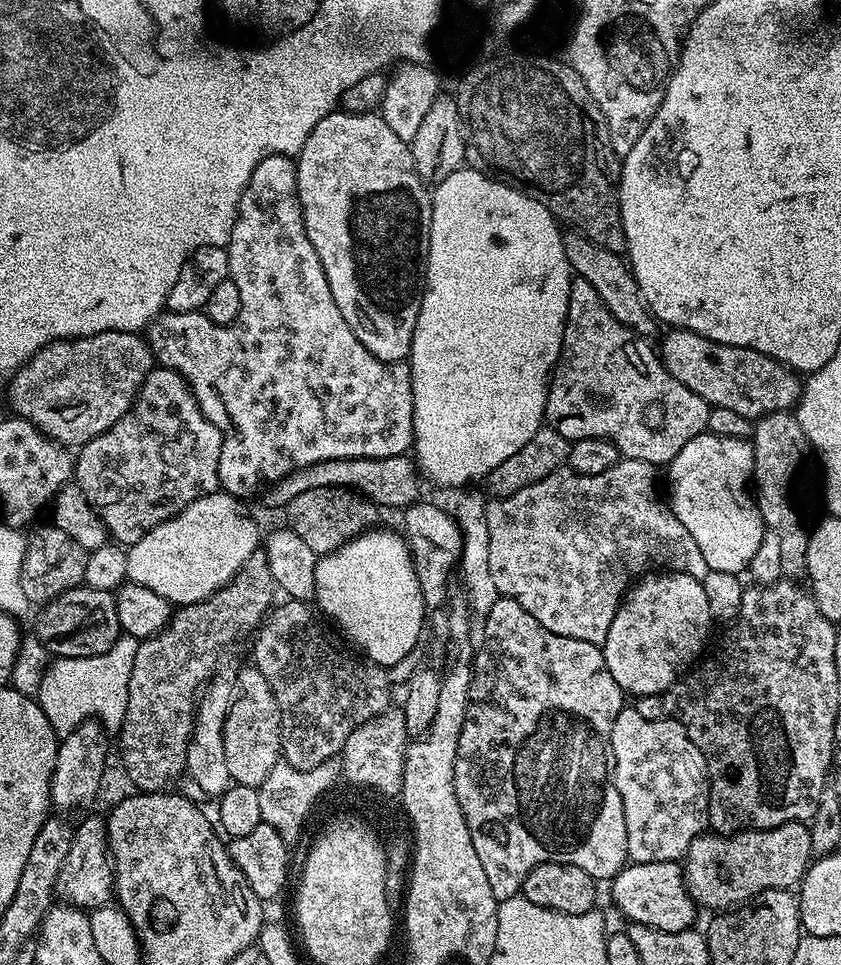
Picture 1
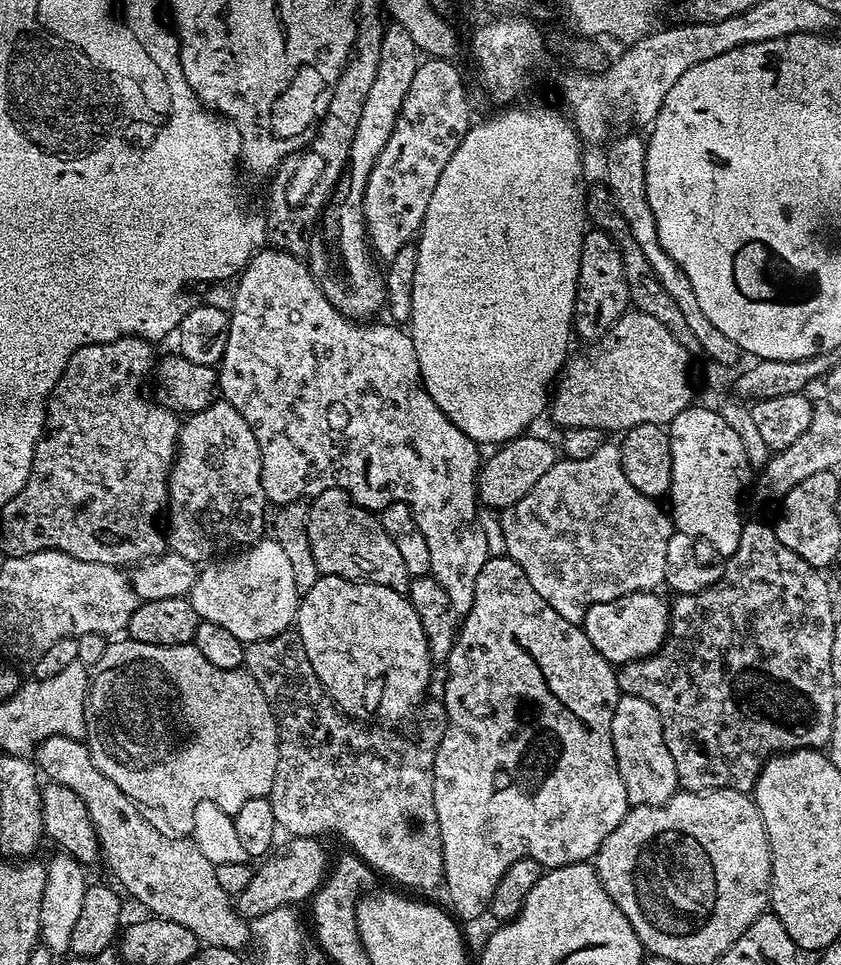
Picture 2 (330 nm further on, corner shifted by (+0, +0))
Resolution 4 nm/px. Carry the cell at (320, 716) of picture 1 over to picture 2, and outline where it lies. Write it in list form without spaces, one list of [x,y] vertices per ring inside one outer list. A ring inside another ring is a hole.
[[[292,630],[251,641],[244,650],[243,667],[262,686],[280,729],[278,770],[270,793],[277,829],[285,828],[289,837],[320,838],[323,832],[333,832],[379,875],[381,872],[408,888],[421,888],[424,892],[439,889],[444,883],[444,859],[438,814],[434,810],[432,763],[448,725],[443,703],[429,699],[423,705],[420,741],[407,740],[384,726],[368,728],[372,726],[341,712],[328,697],[318,674],[314,674],[314,666],[310,666],[310,658],[306,658],[299,636]]]

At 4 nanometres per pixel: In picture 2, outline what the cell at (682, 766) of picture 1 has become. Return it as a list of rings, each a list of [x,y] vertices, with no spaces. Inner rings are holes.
[[[621,695],[612,719],[612,741],[618,774],[622,774],[622,782],[626,782],[629,805],[658,806],[678,791],[680,779],[674,758],[670,758],[670,750],[666,750],[666,738],[658,710],[654,710],[646,698]]]

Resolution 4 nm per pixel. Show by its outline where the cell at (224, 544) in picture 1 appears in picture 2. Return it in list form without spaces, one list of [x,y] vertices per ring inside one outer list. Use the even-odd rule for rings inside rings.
[[[265,538],[256,544],[247,545],[243,550],[227,558],[220,558],[209,563],[199,573],[190,593],[192,605],[201,621],[214,622],[230,630],[234,638],[245,642],[276,637],[278,633],[287,631],[295,623],[299,597],[297,582],[294,580],[293,562],[274,538]]]

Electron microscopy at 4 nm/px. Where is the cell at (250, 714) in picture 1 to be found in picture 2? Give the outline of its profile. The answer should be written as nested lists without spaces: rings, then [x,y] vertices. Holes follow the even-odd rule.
[[[131,638],[113,639],[109,643],[106,654],[102,654],[102,658],[98,658],[98,662],[91,669],[84,716],[86,743],[94,758],[94,766],[98,766],[98,770],[106,774],[106,778],[110,778],[110,782],[114,782],[114,786],[118,786],[122,794],[135,800],[141,809],[153,808],[164,819],[163,827],[169,833],[181,838],[187,837],[194,830],[194,806],[198,806],[198,802],[209,800],[214,802],[214,806],[222,806],[222,810],[235,814],[238,810],[242,810],[245,802],[250,802],[250,798],[268,796],[274,786],[280,753],[280,729],[276,727],[276,716],[272,713],[266,694],[262,694],[262,686],[258,686],[258,682],[243,667],[222,670],[222,666],[214,666],[214,662],[206,662],[206,658],[202,658],[195,643],[167,648],[138,642]]]

